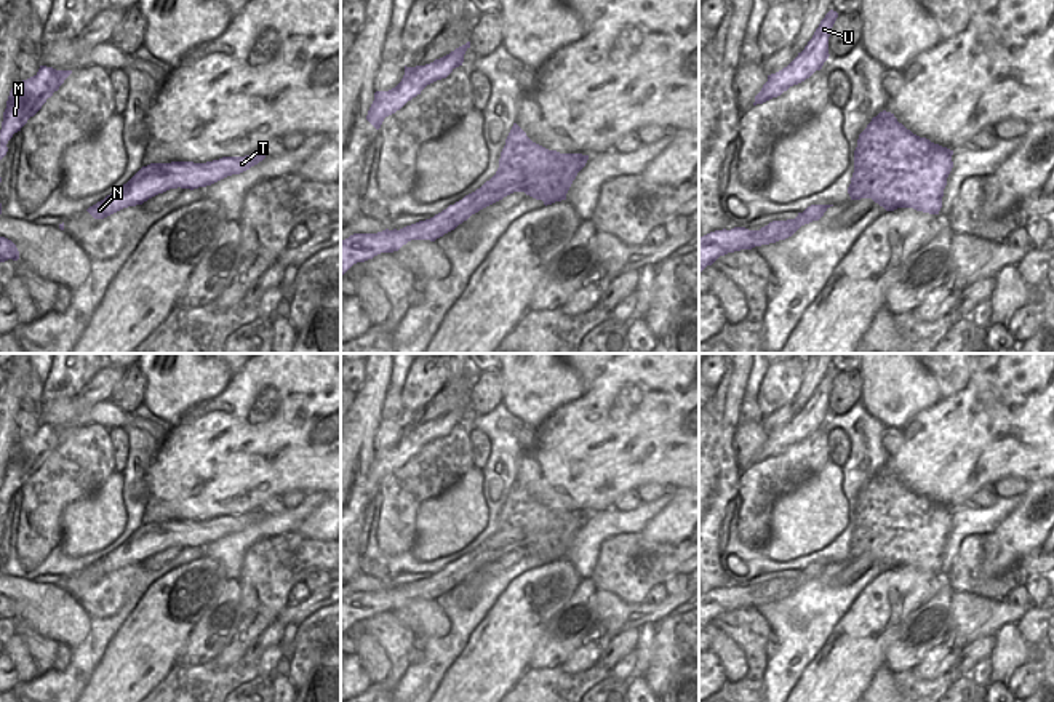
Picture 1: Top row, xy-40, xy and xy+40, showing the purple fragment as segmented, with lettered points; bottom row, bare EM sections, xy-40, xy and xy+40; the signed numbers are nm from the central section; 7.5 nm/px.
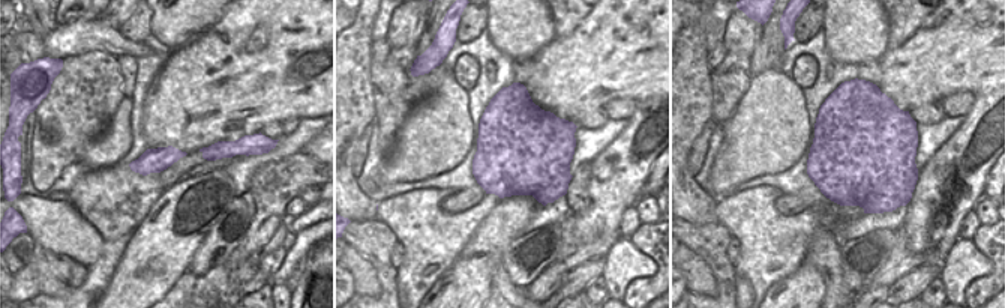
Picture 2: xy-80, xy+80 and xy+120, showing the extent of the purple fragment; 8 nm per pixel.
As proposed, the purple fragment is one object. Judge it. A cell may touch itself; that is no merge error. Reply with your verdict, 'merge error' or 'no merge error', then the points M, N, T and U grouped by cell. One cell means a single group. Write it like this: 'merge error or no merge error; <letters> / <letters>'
merge error; M U / N T

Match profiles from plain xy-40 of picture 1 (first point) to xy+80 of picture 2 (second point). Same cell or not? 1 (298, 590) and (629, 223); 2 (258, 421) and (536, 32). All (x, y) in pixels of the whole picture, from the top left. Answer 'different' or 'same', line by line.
1: same
2: different

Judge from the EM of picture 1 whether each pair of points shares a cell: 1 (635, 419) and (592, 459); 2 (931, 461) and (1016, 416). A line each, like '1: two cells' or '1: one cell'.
1: one cell
2: one cell

